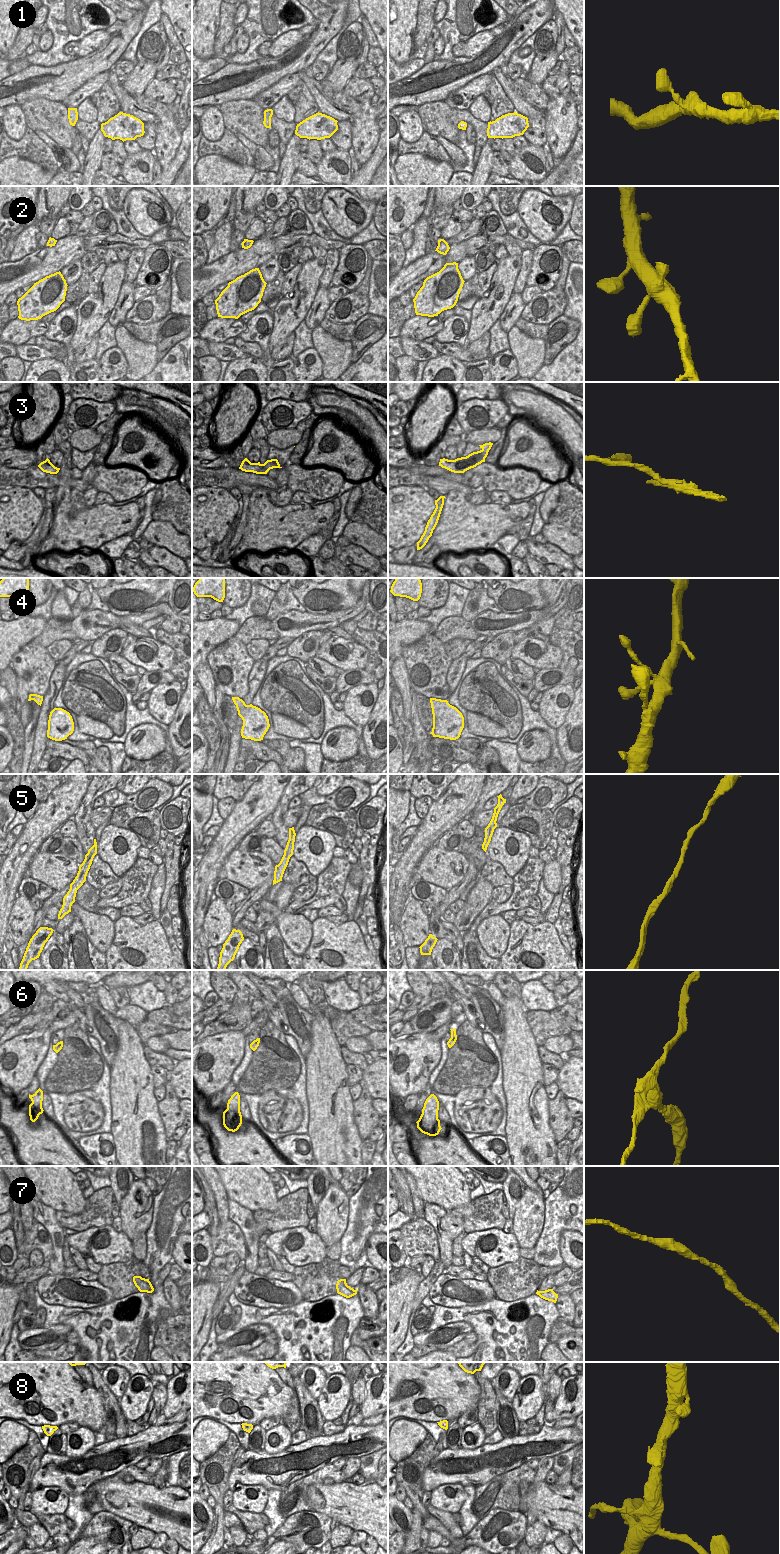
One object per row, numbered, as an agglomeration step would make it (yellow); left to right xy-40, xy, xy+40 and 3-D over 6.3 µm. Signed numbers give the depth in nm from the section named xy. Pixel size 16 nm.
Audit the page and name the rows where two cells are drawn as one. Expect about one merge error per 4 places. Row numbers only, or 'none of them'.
3, 6

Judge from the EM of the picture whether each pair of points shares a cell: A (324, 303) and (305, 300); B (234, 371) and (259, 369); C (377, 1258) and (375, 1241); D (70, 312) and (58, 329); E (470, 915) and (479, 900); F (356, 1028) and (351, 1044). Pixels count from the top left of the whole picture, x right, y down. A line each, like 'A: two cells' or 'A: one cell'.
A: two cells
B: one cell
C: one cell
D: one cell
E: one cell
F: two cells

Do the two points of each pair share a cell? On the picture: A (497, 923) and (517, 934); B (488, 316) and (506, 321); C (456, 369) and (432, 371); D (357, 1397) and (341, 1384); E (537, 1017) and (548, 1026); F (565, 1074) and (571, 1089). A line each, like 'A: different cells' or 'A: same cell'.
A: different cells
B: different cells
C: same cell
D: different cells
E: same cell
F: same cell

